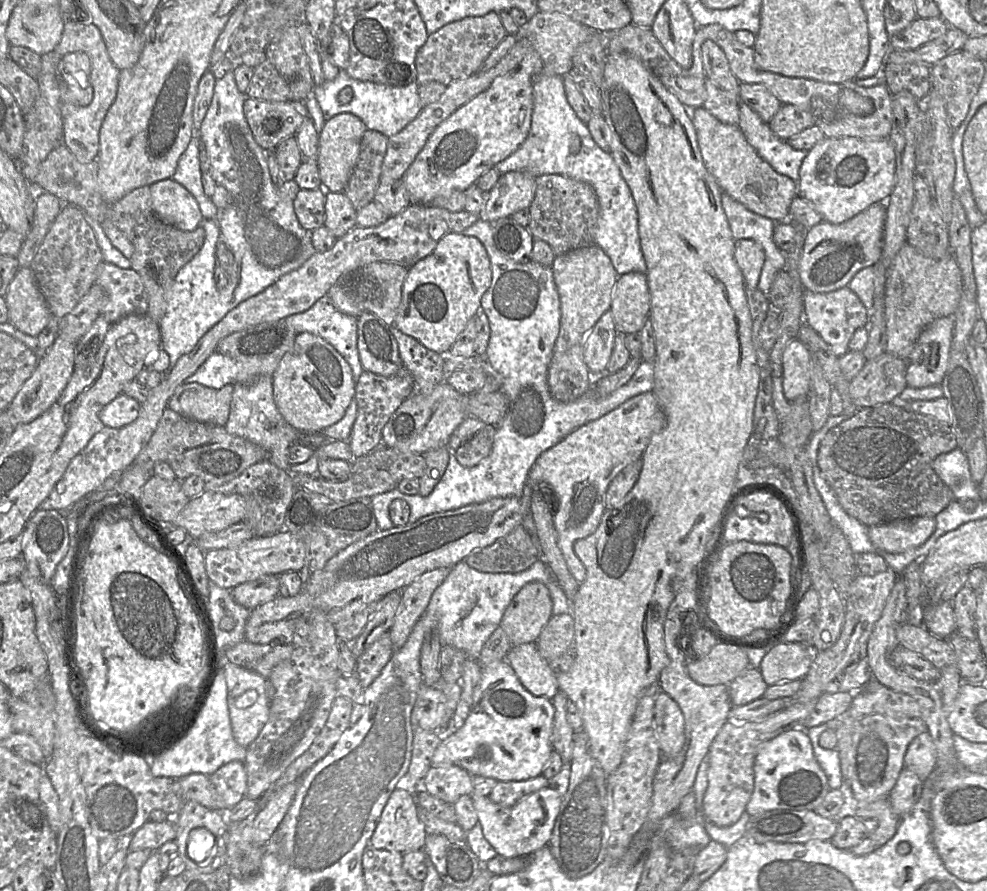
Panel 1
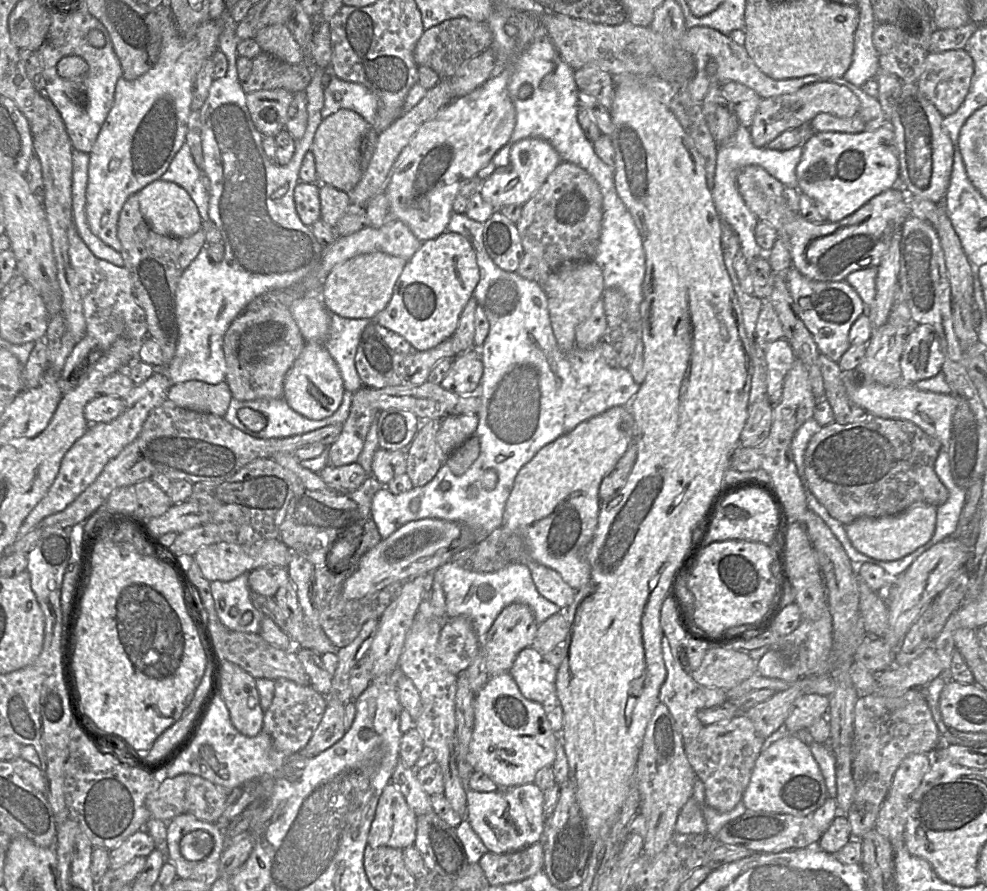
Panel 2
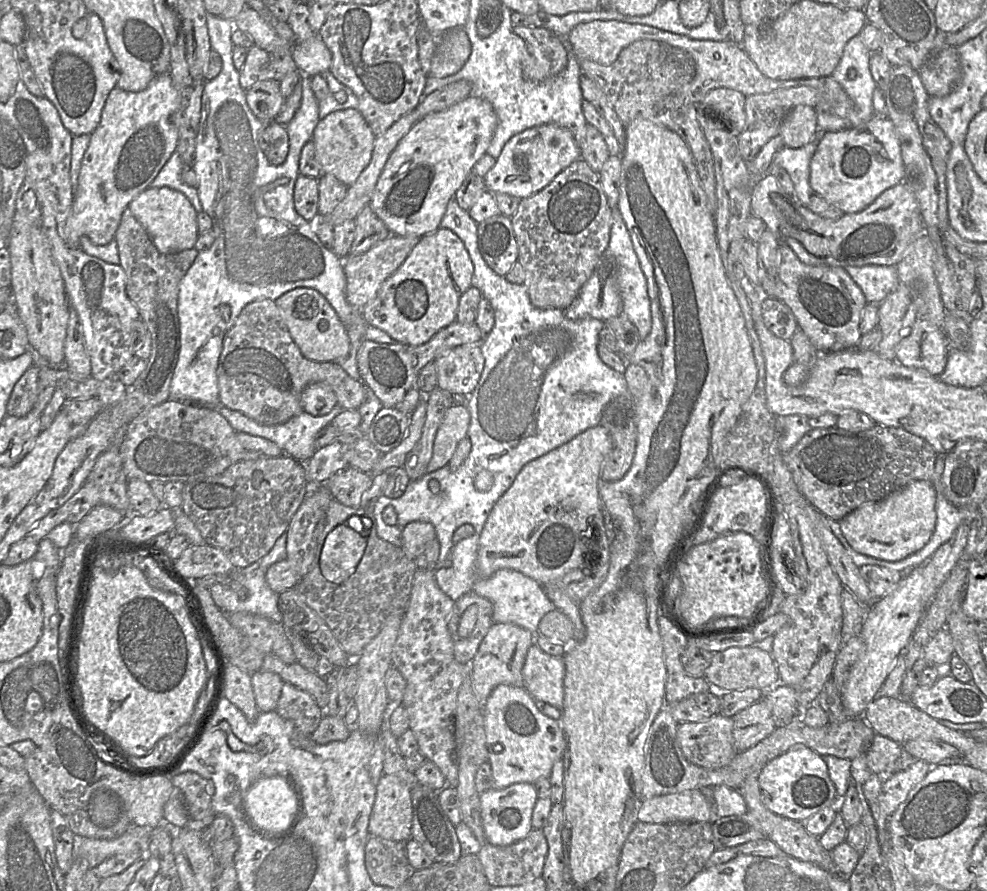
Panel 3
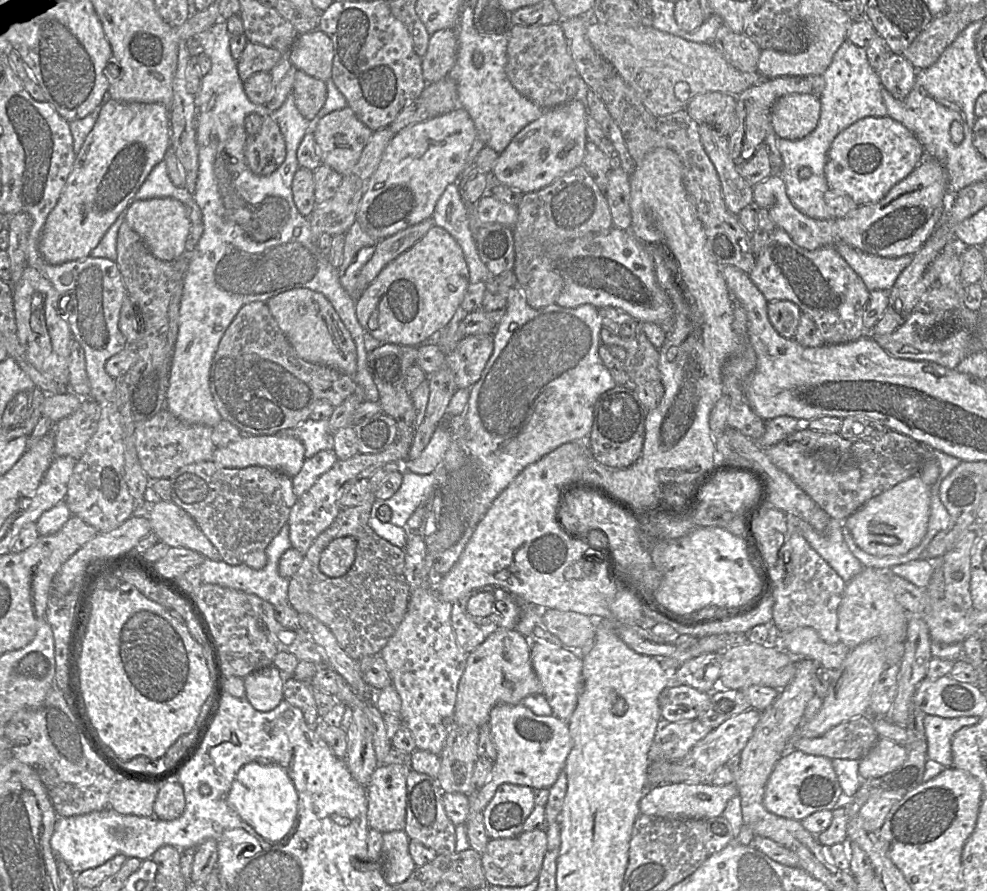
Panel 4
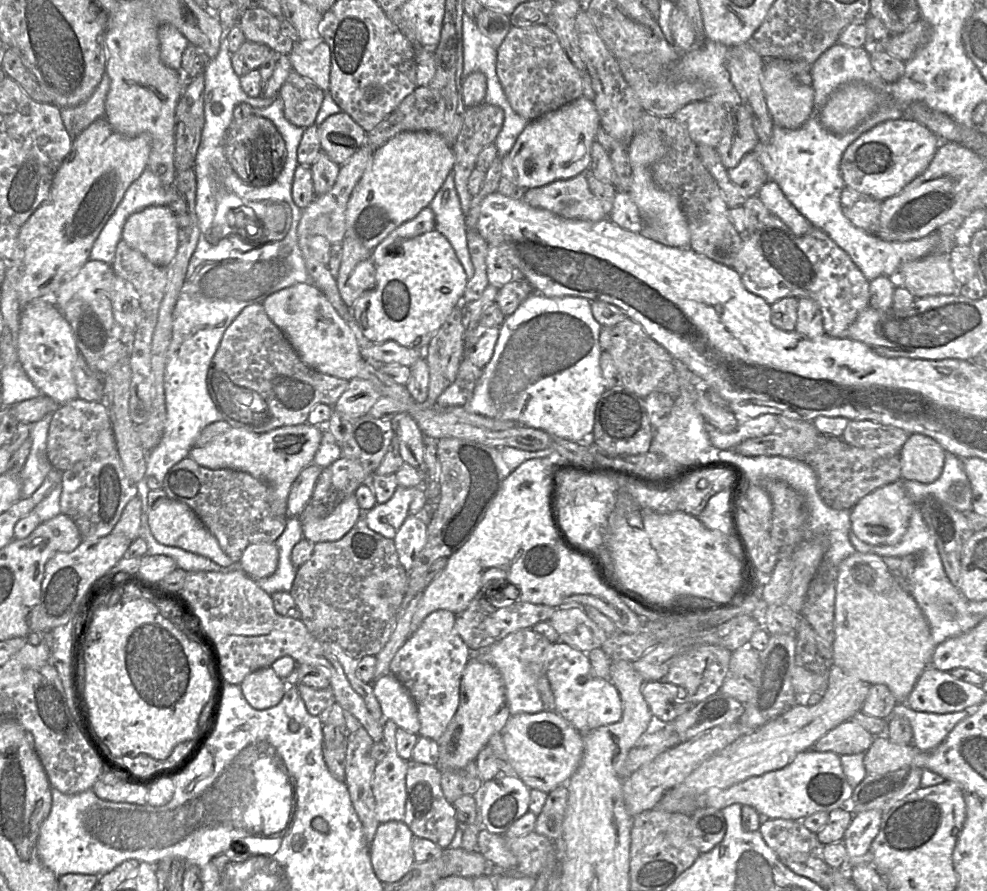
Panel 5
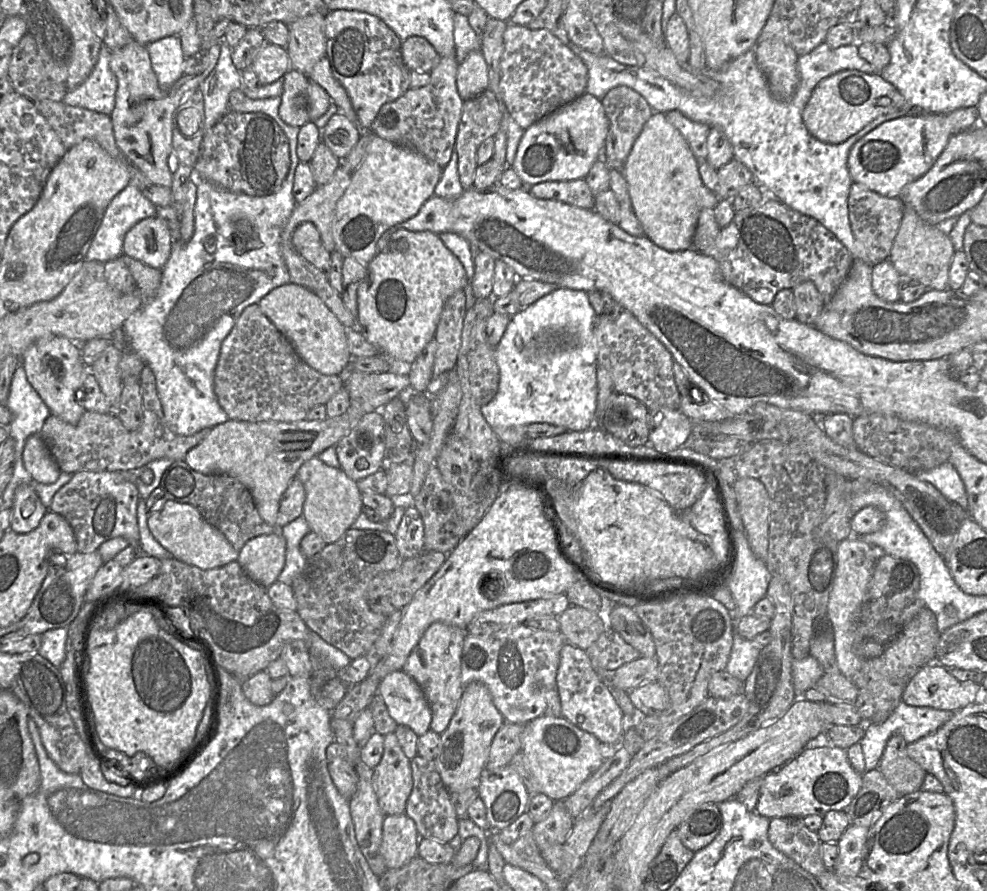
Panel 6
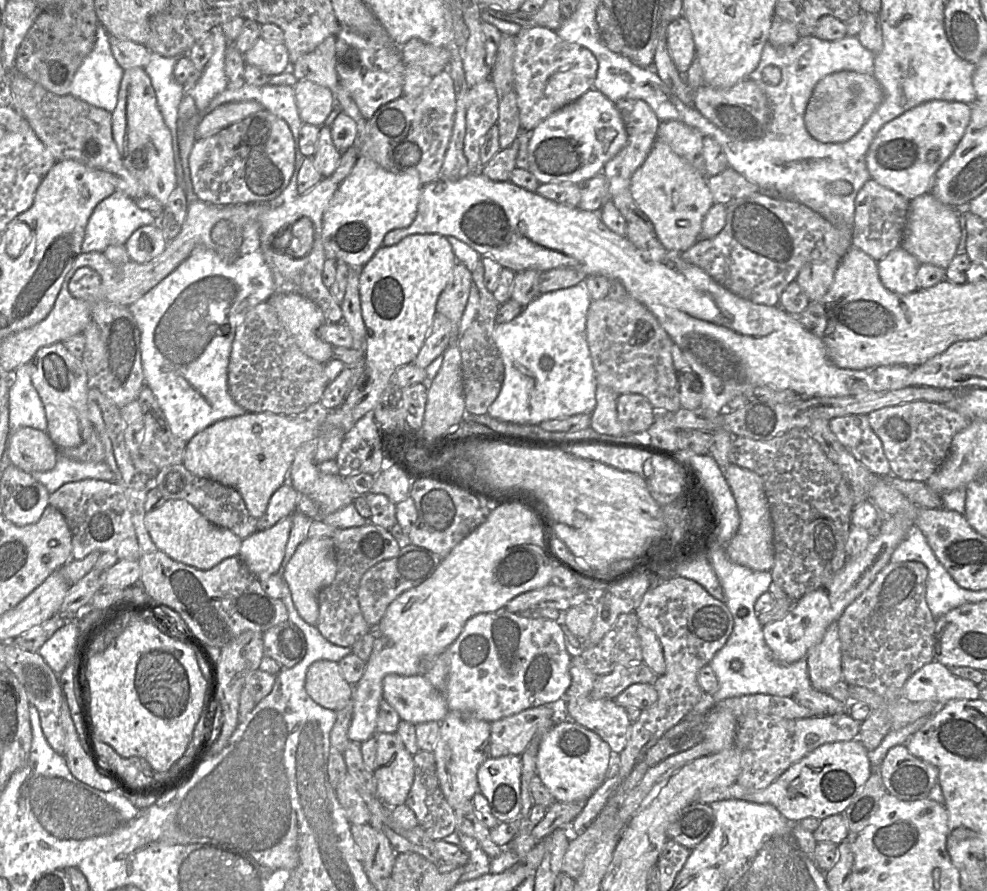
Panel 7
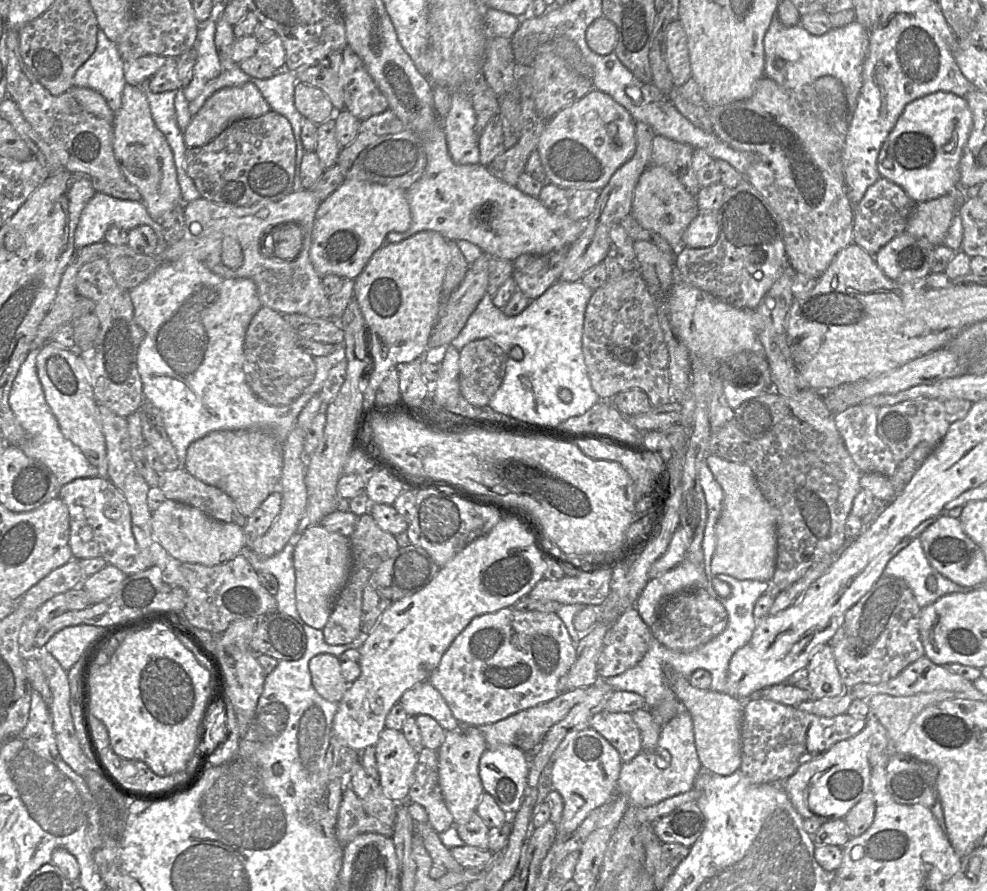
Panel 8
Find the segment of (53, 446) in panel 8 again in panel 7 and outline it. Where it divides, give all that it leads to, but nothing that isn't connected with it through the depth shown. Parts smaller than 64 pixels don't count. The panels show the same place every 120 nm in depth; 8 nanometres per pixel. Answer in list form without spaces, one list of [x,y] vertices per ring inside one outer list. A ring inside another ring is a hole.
[[[29,364],[19,366],[11,374],[8,407],[10,434],[22,427],[47,432],[45,408],[32,384]],[[58,450],[55,467],[46,472],[33,472],[34,479],[42,483],[52,494],[62,485],[84,479],[97,479],[115,482],[115,475],[107,463],[79,462],[67,458]]]

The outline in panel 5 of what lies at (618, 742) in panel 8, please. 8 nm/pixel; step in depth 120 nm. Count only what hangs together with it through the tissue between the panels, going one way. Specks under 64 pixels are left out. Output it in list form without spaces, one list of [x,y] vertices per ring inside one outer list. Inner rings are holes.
[[[563,642],[551,643],[545,648],[542,654],[542,662],[545,669],[545,675],[549,680],[554,694],[556,704],[555,712],[567,720],[582,735],[601,726],[617,723],[622,719],[623,704],[621,696],[611,682],[601,678],[591,678],[584,684],[578,682],[580,677],[587,676],[590,673],[590,661],[587,653],[581,652]]]

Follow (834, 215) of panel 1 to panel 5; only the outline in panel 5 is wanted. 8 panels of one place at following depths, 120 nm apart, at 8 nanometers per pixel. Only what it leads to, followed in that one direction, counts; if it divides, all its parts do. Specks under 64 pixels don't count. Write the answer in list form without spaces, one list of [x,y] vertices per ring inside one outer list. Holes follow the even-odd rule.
[[[910,118],[883,122],[851,143],[841,158],[845,186],[884,201],[899,194],[928,167],[943,141],[925,125]]]

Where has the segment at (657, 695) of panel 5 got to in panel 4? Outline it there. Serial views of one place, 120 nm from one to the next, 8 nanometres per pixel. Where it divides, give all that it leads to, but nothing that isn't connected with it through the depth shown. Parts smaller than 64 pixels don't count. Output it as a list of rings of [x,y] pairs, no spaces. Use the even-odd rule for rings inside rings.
[[[669,685],[660,693],[658,702],[664,722],[695,720],[710,703],[711,693],[688,685]]]

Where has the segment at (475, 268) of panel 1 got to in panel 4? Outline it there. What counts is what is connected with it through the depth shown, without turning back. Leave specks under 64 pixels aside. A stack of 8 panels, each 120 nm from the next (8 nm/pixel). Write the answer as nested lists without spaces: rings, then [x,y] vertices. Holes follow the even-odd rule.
[[[434,224],[421,240],[386,265],[364,290],[356,301],[356,316],[364,331],[382,344],[419,346],[458,315],[469,284],[469,269],[460,245],[448,231]]]

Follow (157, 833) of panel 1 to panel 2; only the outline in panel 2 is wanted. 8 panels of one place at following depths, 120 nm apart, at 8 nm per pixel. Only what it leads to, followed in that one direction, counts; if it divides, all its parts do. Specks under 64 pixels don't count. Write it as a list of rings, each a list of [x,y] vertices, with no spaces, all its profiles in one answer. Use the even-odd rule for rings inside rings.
[[[145,828],[138,830],[109,851],[109,868],[118,868],[138,856],[147,857],[154,849],[155,842]]]

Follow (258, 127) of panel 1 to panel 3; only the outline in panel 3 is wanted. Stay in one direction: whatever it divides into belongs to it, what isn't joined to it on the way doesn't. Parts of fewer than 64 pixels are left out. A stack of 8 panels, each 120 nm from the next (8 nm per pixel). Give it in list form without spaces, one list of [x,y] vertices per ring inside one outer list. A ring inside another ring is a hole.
[[[280,81],[256,82],[246,90],[246,101],[253,114],[264,124],[274,121],[282,106]]]

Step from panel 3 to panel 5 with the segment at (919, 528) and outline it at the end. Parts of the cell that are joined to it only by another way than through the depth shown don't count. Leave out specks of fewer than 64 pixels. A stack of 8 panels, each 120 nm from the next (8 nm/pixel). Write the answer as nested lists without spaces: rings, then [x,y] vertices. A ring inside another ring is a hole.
[[[901,478],[866,495],[851,509],[851,530],[862,541],[874,545],[892,545],[904,535],[914,503]]]

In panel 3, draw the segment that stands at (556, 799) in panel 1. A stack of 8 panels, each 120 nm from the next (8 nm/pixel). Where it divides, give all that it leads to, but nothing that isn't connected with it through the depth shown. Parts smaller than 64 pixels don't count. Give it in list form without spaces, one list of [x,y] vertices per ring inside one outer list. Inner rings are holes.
[[[517,783],[481,793],[480,806],[485,841],[495,846],[507,846],[525,838],[533,830],[532,813],[537,799],[537,793],[531,783]]]

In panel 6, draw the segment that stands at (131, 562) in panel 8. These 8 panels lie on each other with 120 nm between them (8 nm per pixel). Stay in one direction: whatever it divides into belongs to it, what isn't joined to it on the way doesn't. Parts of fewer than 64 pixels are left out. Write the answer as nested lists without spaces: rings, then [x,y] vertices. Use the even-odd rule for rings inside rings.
[[[79,471],[55,493],[49,510],[64,517],[73,528],[77,552],[95,552],[101,544],[116,537],[126,539],[139,552],[138,502],[136,484],[120,472]]]

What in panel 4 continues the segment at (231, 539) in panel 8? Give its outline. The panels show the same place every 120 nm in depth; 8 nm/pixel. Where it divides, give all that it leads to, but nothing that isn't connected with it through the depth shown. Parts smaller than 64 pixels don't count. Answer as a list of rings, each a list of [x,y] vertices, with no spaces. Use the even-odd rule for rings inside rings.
[[[173,501],[152,505],[148,518],[152,532],[171,548],[188,548],[213,561],[221,560],[218,549],[194,519]]]

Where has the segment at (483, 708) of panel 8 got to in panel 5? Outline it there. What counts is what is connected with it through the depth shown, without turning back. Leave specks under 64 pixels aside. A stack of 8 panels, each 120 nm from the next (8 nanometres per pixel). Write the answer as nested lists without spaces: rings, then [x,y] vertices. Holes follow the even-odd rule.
[[[527,628],[513,632],[501,641],[472,653],[494,666],[502,675],[511,715],[536,714],[545,710],[537,682],[541,676],[545,675],[542,654],[549,644],[551,643],[546,637],[535,632],[532,628]]]

